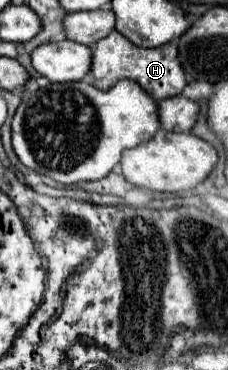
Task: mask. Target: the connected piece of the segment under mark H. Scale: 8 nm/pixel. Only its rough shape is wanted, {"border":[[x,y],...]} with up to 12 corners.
{"border":[[118,31],[92,47],[90,83],[136,81],[156,103],[186,87],[176,43],[142,49]]}

